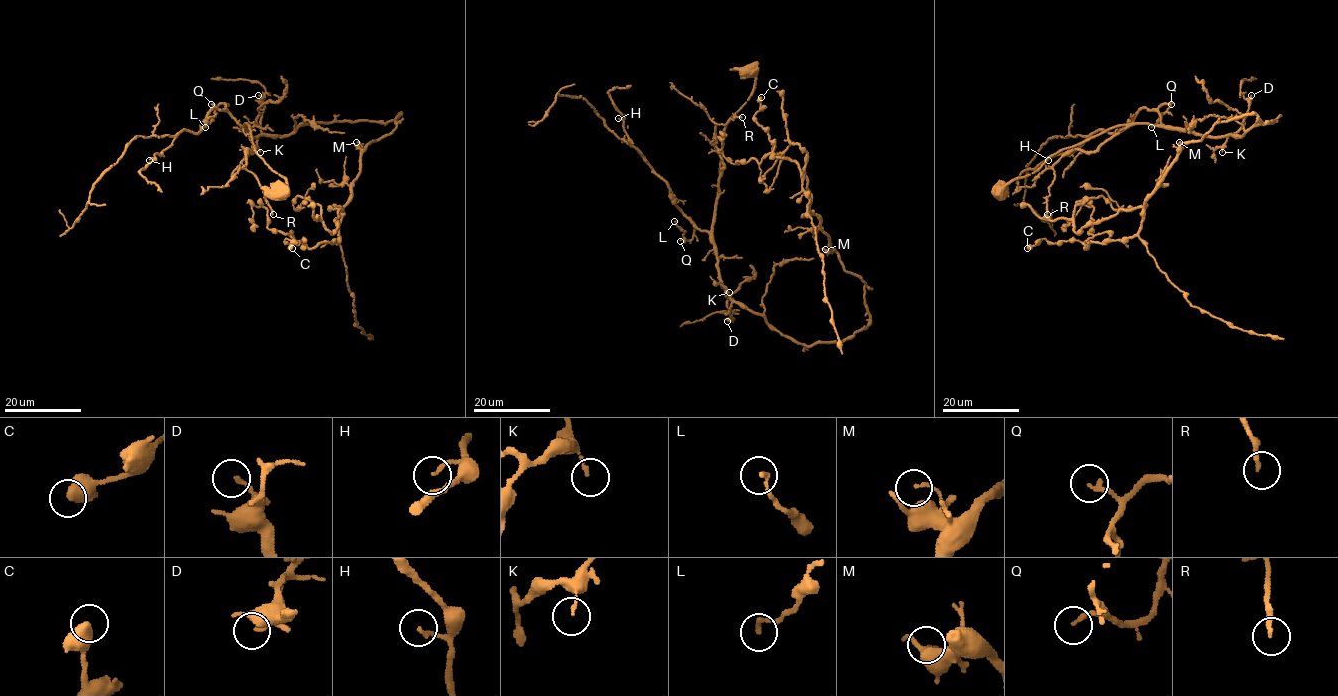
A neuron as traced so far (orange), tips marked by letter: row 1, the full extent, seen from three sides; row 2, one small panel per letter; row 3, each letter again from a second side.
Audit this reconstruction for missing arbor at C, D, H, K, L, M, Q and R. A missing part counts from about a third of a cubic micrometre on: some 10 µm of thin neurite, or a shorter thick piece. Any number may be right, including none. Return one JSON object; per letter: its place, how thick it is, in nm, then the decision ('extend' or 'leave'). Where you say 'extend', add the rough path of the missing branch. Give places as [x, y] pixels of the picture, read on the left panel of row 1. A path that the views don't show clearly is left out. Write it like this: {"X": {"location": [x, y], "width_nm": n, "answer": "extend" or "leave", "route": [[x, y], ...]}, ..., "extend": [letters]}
{"C": {"location": [292, 248], "width_nm": 550, "answer": "leave"}, "D": {"location": [258, 95], "width_nm": 140, "answer": "leave"}, "H": {"location": [149, 160], "width_nm": 140, "answer": "leave"}, "K": {"location": [260, 152], "width_nm": 120, "answer": "leave"}, "L": {"location": [205, 127], "width_nm": 180, "answer": "leave"}, "M": {"location": [356, 142], "width_nm": 110, "answer": "leave"}, "Q": {"location": [211, 104], "width_nm": 200, "answer": "leave"}, "R": {"location": [273, 214], "width_nm": 190, "answer": "leave"}, "extend": []}

